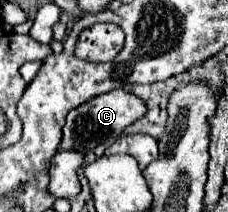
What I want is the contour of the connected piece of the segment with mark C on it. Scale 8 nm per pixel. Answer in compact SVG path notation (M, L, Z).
M115 88L107 94L95 96L89 102L81 104L79 108L71 110L67 114L67 122L63 126L63 140L61 140L61 150L77 150L77 152L87 152L99 144L113 144L125 134L125 128L137 122L147 114L147 104L135 96L133 92L125 88Z

